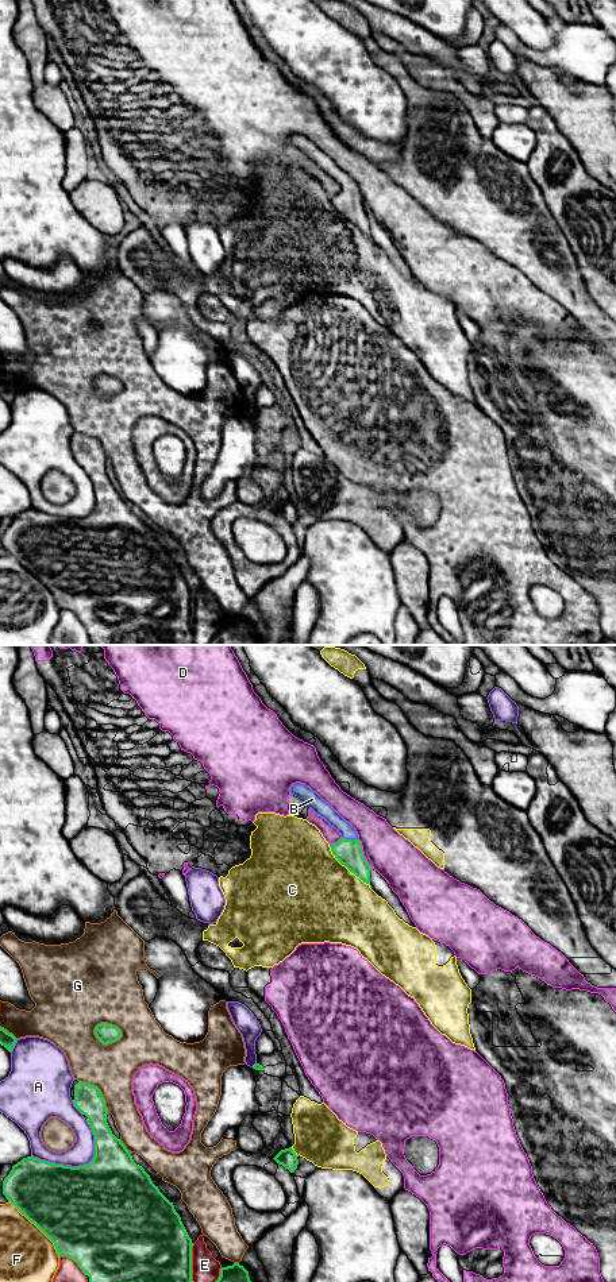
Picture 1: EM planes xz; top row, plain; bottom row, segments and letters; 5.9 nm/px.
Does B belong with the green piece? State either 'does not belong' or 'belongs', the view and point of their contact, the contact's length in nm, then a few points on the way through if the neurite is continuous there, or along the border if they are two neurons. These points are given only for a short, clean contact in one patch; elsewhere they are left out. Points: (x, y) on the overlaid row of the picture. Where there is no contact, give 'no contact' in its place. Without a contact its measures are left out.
belongs; contact xz (350, 840); length 100 nm; way xz (349, 852), (350, 840), (324, 810)

